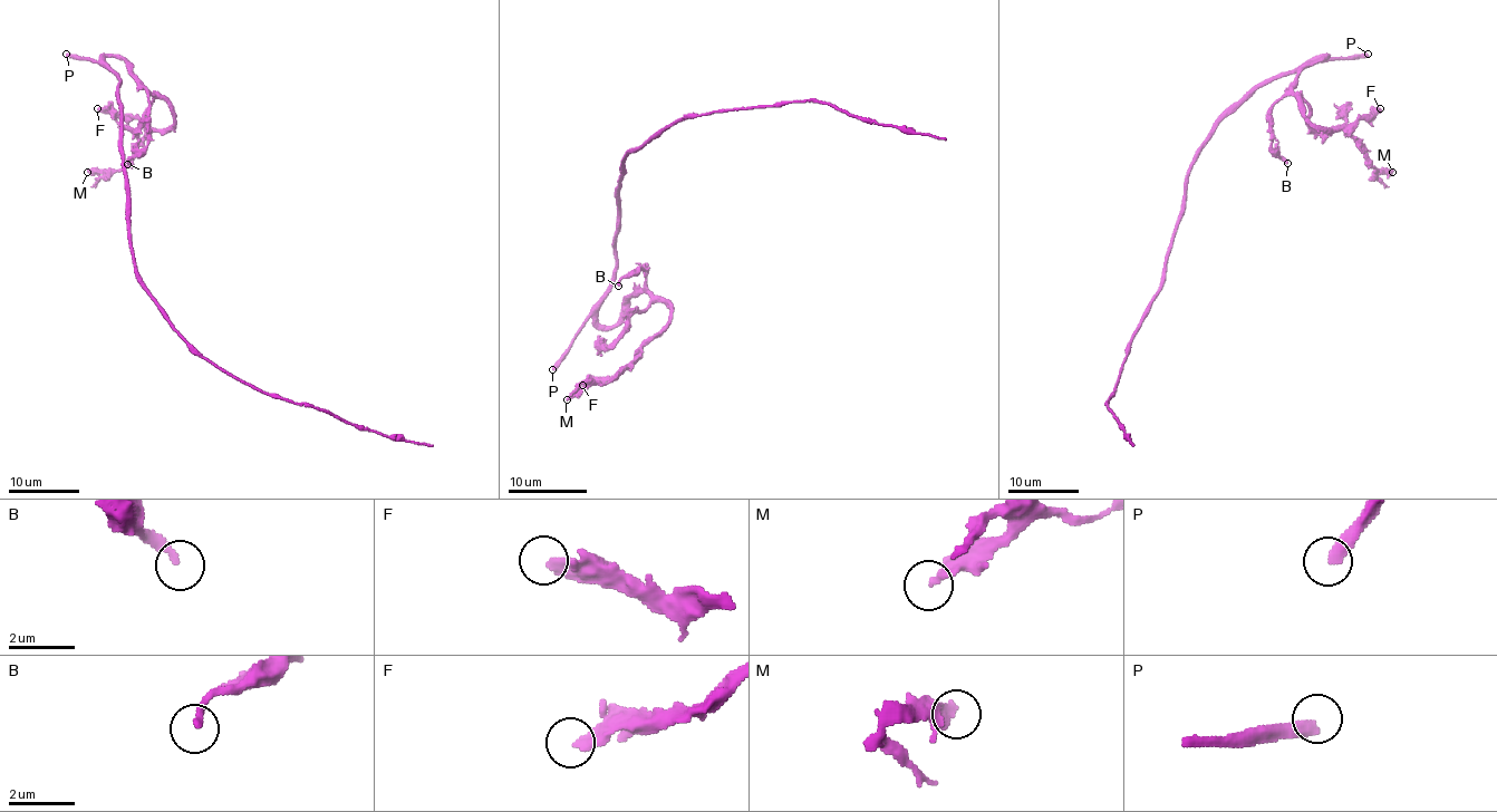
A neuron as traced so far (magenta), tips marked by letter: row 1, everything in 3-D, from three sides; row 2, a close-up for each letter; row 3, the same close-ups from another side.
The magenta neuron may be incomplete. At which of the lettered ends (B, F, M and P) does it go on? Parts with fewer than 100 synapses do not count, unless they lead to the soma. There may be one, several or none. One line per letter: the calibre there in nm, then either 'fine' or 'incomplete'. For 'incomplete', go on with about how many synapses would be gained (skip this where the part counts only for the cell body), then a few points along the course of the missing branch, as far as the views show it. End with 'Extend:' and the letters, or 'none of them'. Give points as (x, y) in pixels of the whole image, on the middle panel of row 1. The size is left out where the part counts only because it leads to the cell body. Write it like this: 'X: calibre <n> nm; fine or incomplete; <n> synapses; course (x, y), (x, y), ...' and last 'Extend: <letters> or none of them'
B: calibre 200 nm; fine
F: calibre 320 nm; fine
M: calibre 340 nm; fine
P: calibre 400 nm; incomplete; 200 synapses
Extend: P

